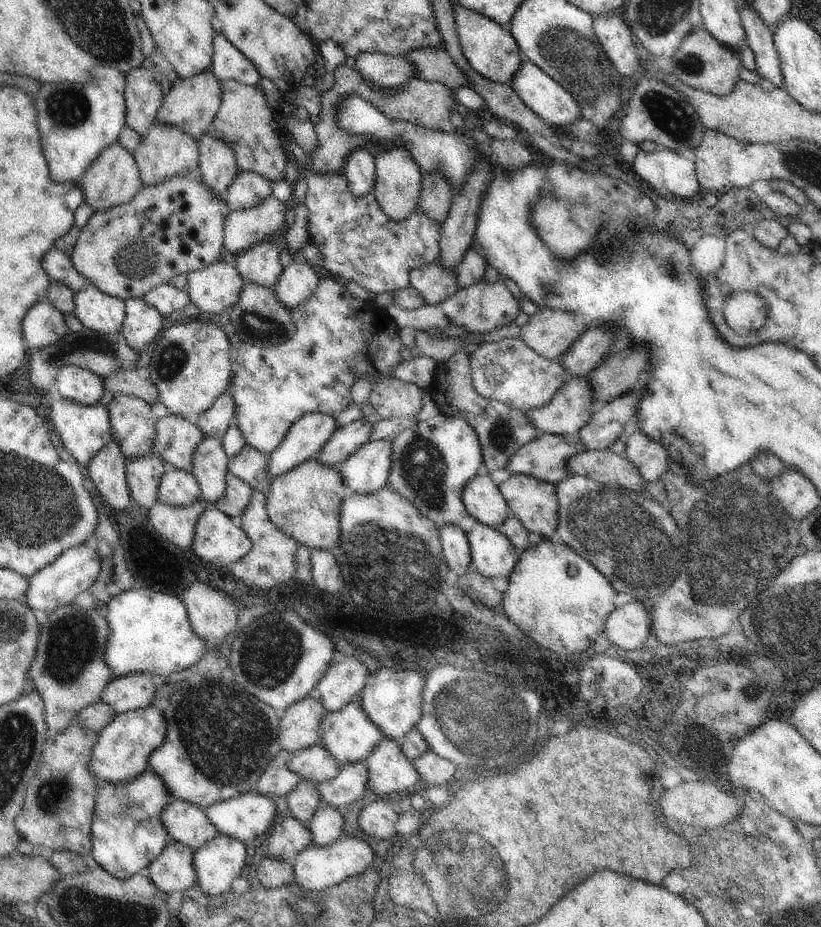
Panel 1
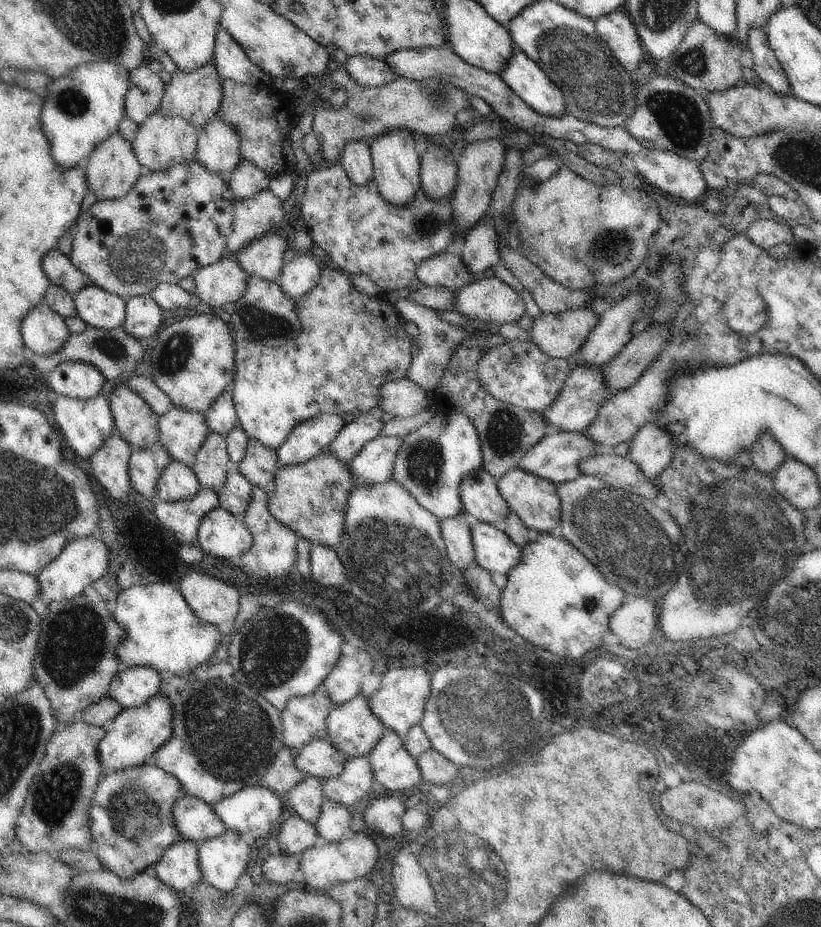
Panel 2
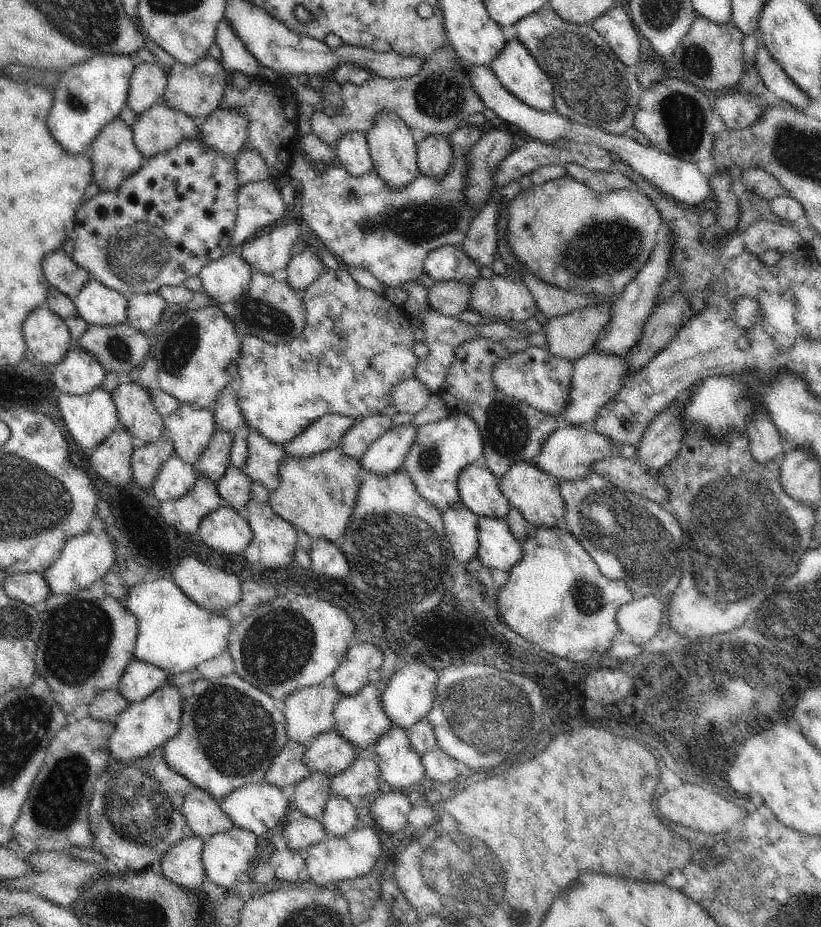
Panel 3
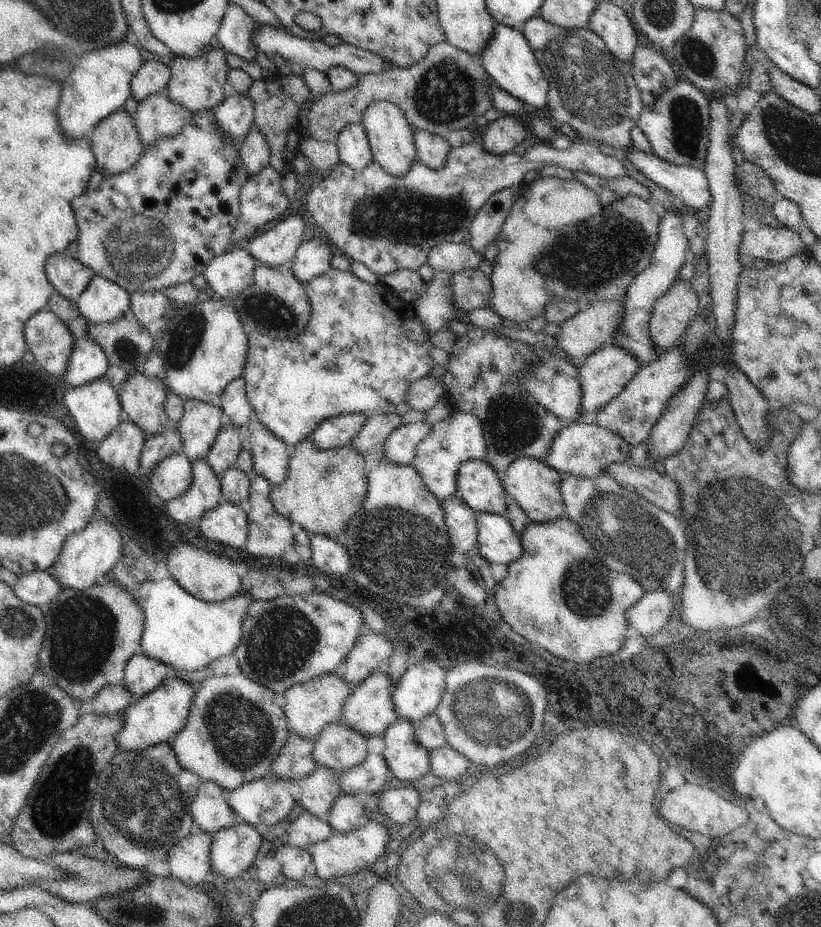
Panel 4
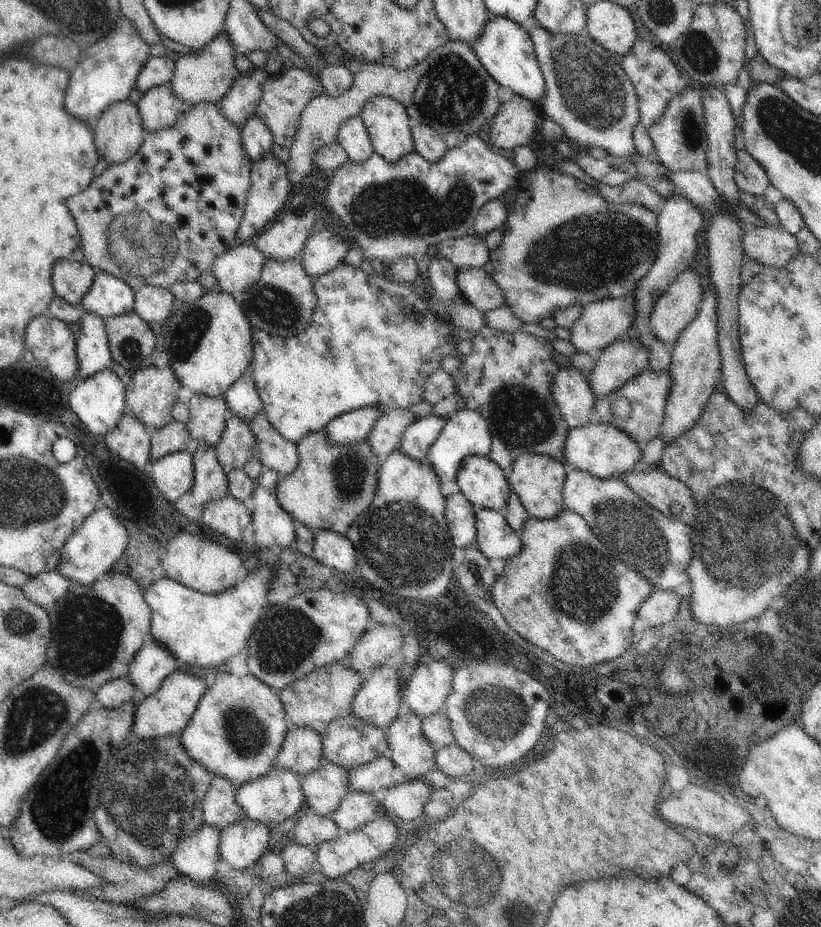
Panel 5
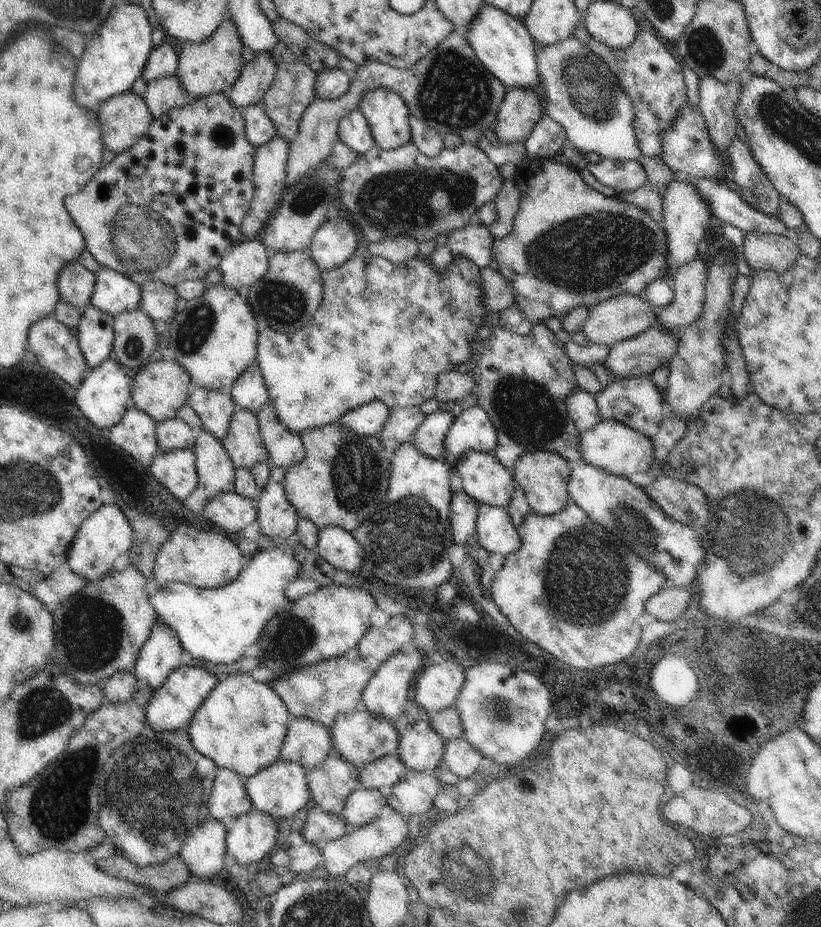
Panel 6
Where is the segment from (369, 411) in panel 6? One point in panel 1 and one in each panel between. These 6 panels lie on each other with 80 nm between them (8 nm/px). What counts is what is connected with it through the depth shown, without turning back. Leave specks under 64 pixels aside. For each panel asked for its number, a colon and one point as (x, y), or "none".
1: (306, 437)
2: (310, 438)
3: (325, 433)
4: (336, 432)
5: (356, 425)

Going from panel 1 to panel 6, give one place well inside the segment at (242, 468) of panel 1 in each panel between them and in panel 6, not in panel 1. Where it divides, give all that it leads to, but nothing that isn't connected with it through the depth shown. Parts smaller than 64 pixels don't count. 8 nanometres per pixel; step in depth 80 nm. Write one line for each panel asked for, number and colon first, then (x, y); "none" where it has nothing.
2: (259, 465)
3: (265, 457)
4: (271, 457)
5: (276, 453)
6: (286, 449)

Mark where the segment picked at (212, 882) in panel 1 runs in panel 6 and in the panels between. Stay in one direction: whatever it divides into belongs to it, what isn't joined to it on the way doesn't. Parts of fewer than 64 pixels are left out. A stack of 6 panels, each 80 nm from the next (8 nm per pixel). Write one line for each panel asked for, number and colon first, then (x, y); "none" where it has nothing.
2: (223, 859)
3: (226, 855)
4: (234, 849)
5: (242, 843)
6: (251, 837)

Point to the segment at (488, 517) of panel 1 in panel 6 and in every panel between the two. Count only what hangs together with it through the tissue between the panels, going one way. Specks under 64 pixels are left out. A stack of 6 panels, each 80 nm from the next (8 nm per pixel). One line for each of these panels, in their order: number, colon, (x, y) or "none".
2: (480, 496)
3: (478, 486)
4: (481, 487)
5: (485, 484)
6: (484, 477)

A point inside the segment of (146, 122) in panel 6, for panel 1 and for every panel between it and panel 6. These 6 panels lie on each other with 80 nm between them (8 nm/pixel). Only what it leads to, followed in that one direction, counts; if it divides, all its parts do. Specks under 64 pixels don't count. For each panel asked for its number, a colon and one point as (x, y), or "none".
1: (113, 178)
2: (113, 168)
3: (115, 156)
4: (116, 143)
5: (120, 131)

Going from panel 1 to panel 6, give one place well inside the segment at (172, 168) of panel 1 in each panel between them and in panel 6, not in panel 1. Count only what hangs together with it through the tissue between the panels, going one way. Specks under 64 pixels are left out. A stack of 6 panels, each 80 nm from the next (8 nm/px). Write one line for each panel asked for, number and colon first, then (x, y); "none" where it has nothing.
2: (160, 141)
3: (160, 128)
4: (157, 117)
5: (159, 107)
6: (165, 93)

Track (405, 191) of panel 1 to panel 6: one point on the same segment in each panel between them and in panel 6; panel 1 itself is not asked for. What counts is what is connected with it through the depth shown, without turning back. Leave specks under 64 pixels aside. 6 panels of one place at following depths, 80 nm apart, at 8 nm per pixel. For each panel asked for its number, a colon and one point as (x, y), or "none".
2: (396, 165)
3: (393, 147)
4: (390, 135)
5: (387, 121)
6: (387, 113)

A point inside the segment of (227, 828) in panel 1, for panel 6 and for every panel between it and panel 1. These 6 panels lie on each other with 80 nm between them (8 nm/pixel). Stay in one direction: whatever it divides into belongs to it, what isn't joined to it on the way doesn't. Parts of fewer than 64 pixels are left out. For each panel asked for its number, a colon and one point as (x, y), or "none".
2: (252, 812)
3: (258, 807)
4: (263, 803)
5: (272, 798)
6: (281, 790)

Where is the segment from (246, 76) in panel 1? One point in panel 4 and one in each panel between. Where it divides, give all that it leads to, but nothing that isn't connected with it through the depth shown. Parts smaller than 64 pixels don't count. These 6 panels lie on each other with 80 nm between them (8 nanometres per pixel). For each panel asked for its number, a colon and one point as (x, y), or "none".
2: (231, 61)
3: (236, 57)
4: (235, 34)

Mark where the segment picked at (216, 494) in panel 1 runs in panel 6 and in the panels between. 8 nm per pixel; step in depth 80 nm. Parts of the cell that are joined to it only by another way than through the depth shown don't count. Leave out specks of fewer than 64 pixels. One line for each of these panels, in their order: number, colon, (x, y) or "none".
2: (211, 467)
3: (214, 461)
4: (225, 451)
5: (237, 445)
6: (244, 443)

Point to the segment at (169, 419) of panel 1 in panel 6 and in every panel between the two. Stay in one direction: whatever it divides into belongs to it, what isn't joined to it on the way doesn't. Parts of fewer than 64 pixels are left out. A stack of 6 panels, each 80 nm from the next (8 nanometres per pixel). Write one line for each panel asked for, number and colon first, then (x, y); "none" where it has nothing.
2: (182, 432)
3: (190, 428)
4: (201, 422)
5: (209, 414)
6: (215, 409)

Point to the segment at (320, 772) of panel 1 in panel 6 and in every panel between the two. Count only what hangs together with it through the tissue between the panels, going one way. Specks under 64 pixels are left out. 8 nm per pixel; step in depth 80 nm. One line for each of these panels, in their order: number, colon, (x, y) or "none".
2: (321, 758)
3: (331, 753)
4: (339, 747)
5: (350, 741)
6: (360, 737)

